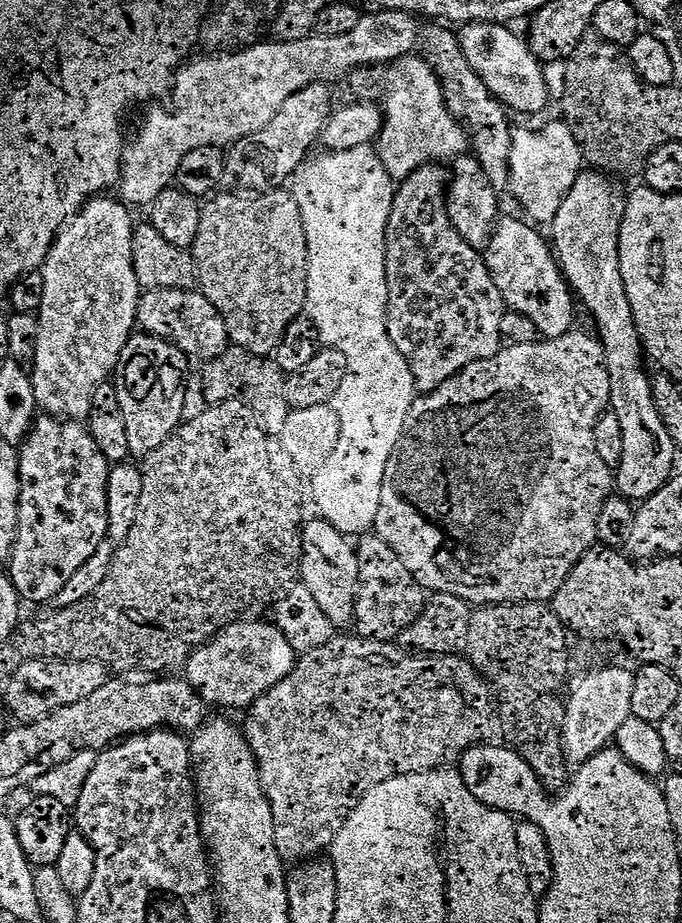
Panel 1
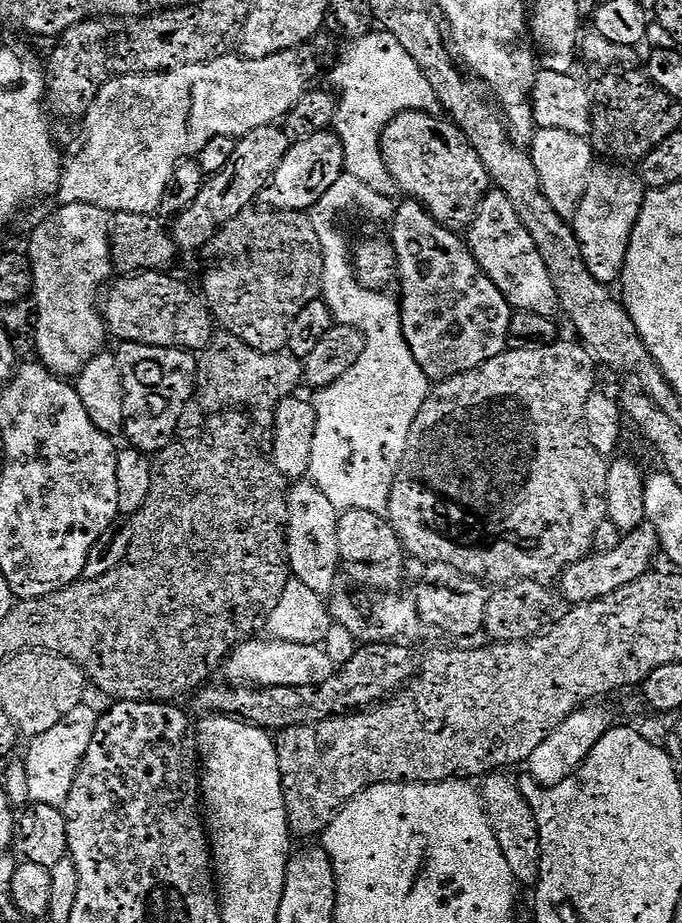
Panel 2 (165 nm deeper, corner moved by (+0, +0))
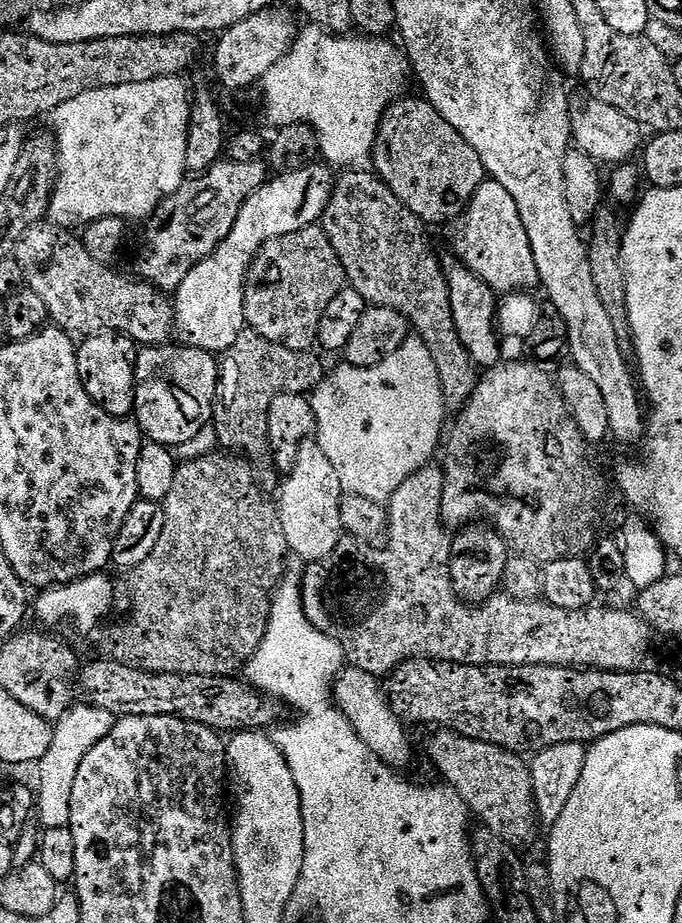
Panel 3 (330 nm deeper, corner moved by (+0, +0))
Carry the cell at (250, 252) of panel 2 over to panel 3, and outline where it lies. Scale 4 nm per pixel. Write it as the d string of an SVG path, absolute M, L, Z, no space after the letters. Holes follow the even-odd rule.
M293 234L291 236L279 236L278 238L274 238L273 240L268 240L266 243L261 245L260 251L257 252L252 257L252 264L248 267L247 276L244 279L244 307L242 311L242 320L246 325L249 324L251 331L255 333L255 335L261 336L262 338L266 338L270 342L274 342L275 344L281 344L282 346L286 346L290 350L294 350L295 352L304 352L307 349L308 344L308 336L310 340L310 333L313 331L314 325L317 320L320 319L320 313L322 311L322 305L326 300L326 291L324 292L324 268L320 265L320 260L315 256L314 253L308 249L308 244L303 240L303 235Z

